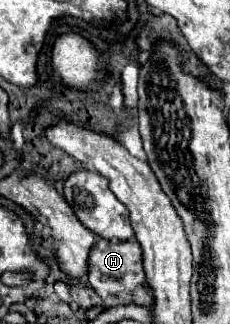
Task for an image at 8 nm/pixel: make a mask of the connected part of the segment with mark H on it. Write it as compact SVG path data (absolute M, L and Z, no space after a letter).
M99 239L89 255L89 285L97 291L97 295L107 303L107 307L117 305L141 305L151 307L153 295L151 287L145 281L141 247L135 241L105 241Z

